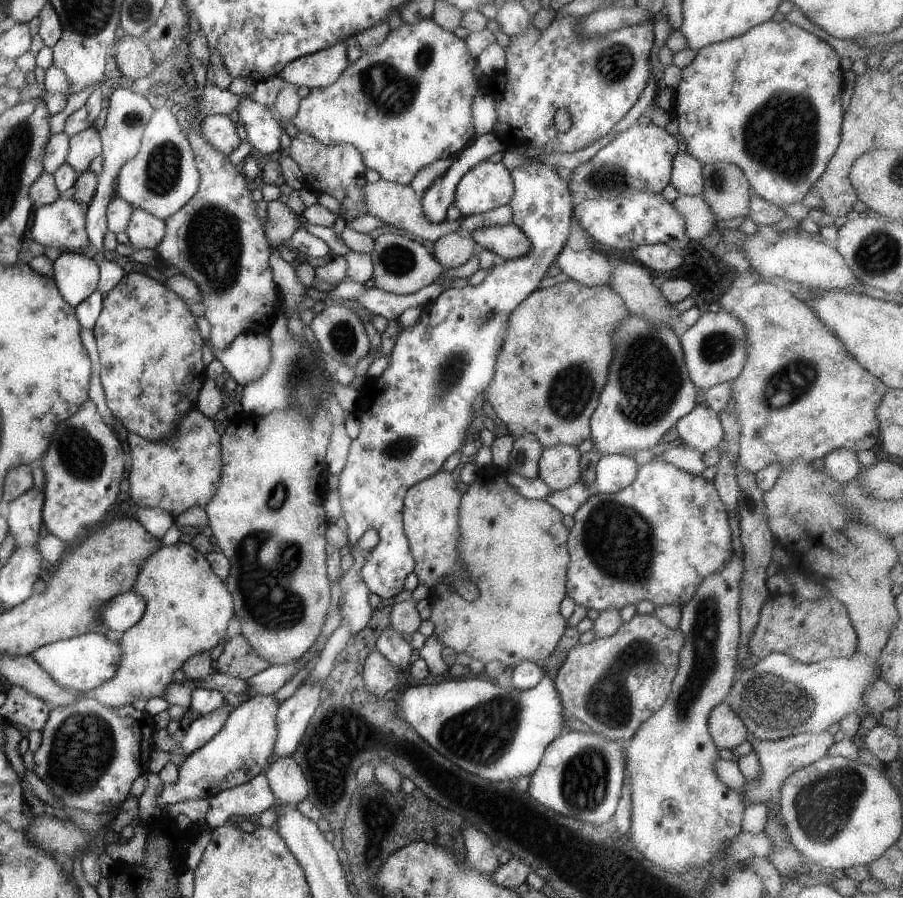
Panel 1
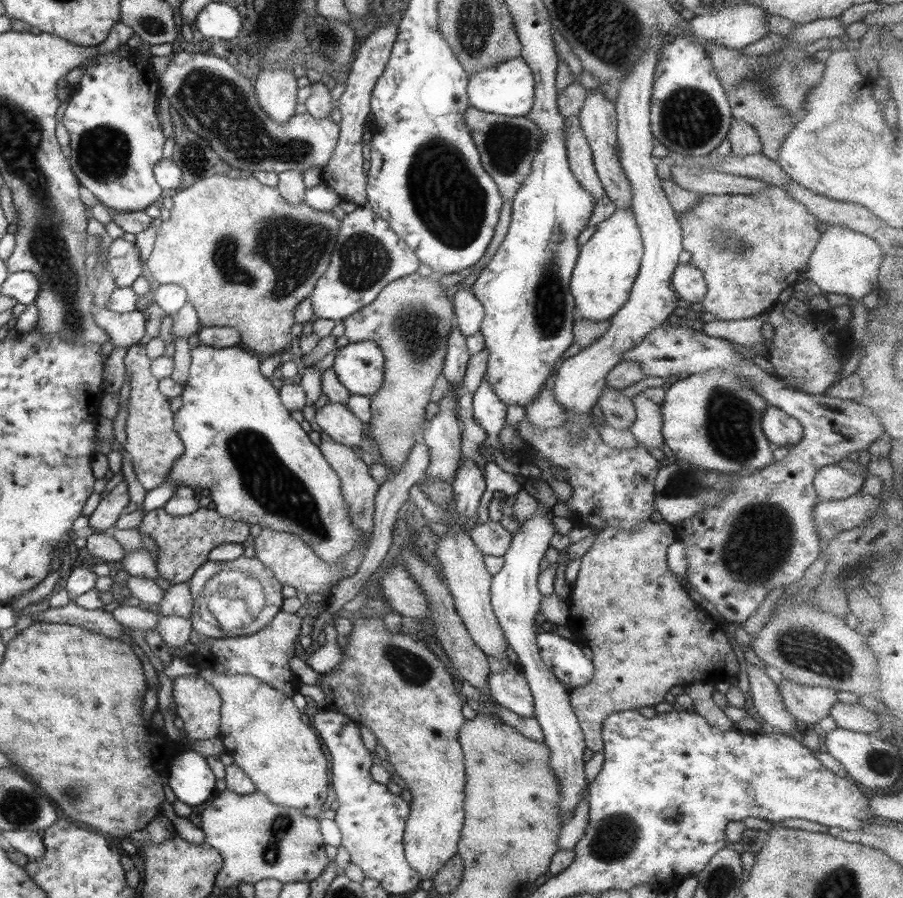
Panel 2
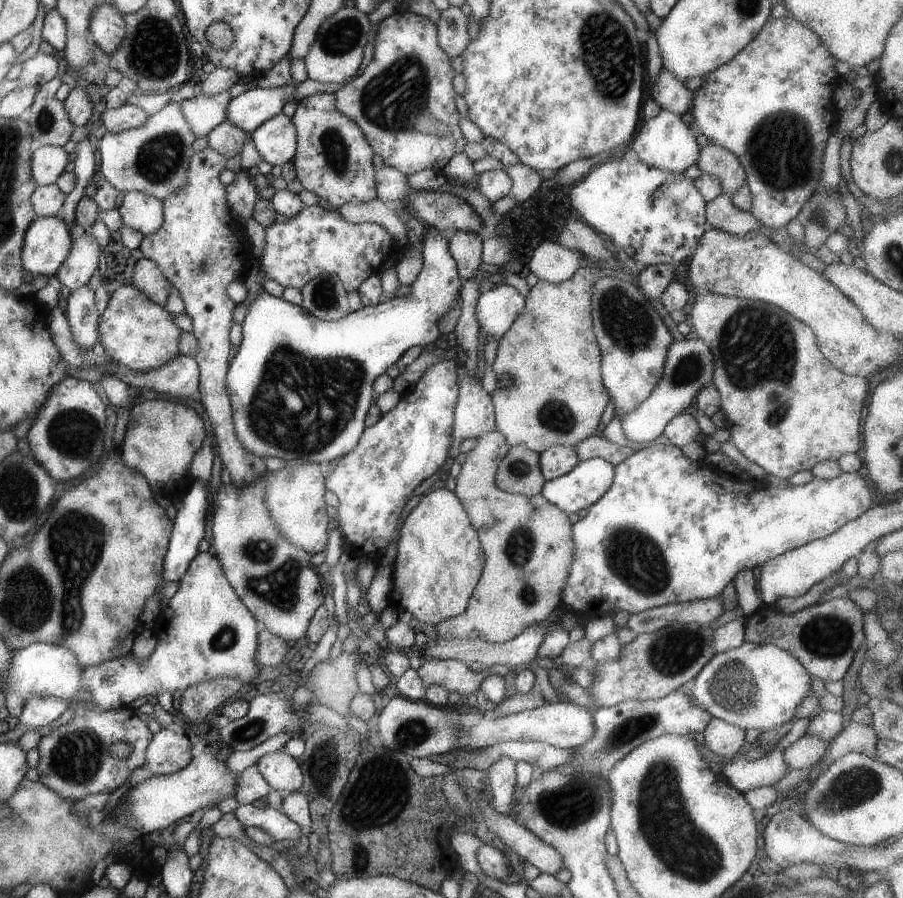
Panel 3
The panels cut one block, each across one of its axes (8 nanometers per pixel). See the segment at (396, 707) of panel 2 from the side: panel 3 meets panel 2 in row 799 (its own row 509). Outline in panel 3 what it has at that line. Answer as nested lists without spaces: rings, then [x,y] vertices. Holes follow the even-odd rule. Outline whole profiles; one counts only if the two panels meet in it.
[[[445,487],[424,493],[417,505],[404,518],[400,529],[397,552],[393,560],[393,590],[389,590],[387,607],[399,612],[411,612],[413,622],[435,625],[441,620],[461,614],[467,606],[474,586],[485,564],[485,554],[469,517],[454,491]]]

